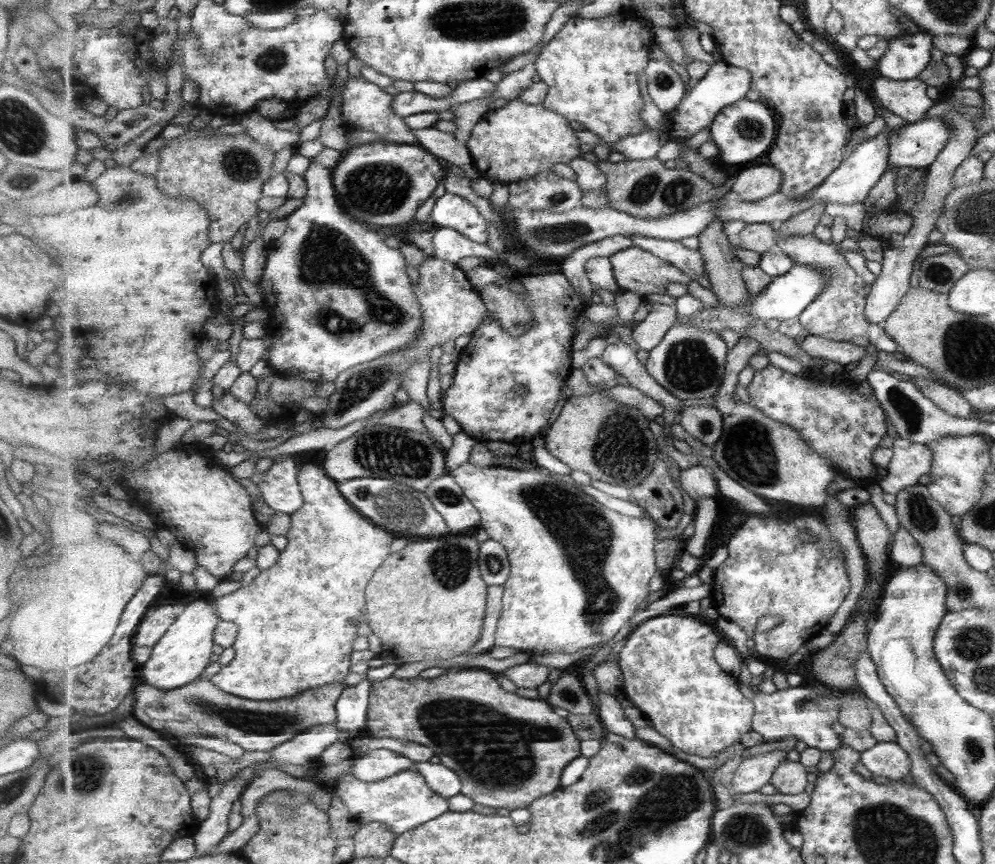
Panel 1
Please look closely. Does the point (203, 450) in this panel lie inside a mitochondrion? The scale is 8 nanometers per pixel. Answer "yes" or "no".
no

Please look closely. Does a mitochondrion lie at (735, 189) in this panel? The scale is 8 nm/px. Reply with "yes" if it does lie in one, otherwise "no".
no

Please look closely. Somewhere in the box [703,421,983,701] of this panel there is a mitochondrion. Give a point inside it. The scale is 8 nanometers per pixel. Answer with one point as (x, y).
(922, 516)

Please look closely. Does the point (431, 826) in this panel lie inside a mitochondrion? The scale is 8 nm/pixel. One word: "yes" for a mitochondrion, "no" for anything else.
no

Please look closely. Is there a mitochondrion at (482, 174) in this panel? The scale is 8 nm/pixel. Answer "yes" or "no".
no

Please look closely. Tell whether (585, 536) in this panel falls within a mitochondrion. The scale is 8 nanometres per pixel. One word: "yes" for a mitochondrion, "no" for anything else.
yes

